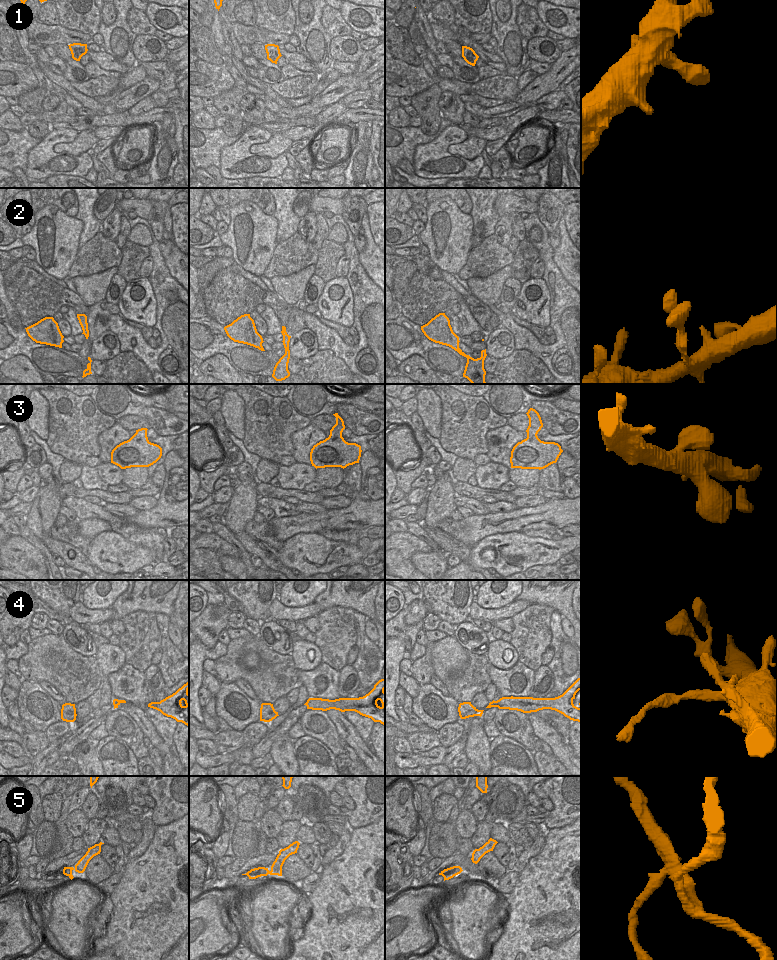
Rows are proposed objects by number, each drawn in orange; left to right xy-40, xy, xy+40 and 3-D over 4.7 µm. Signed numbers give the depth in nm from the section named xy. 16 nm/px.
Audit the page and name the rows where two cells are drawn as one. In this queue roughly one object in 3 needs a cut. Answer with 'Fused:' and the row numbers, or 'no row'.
Fused: 4, 5.

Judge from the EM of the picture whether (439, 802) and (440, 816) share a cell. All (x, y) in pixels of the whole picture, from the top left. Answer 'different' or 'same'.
same

